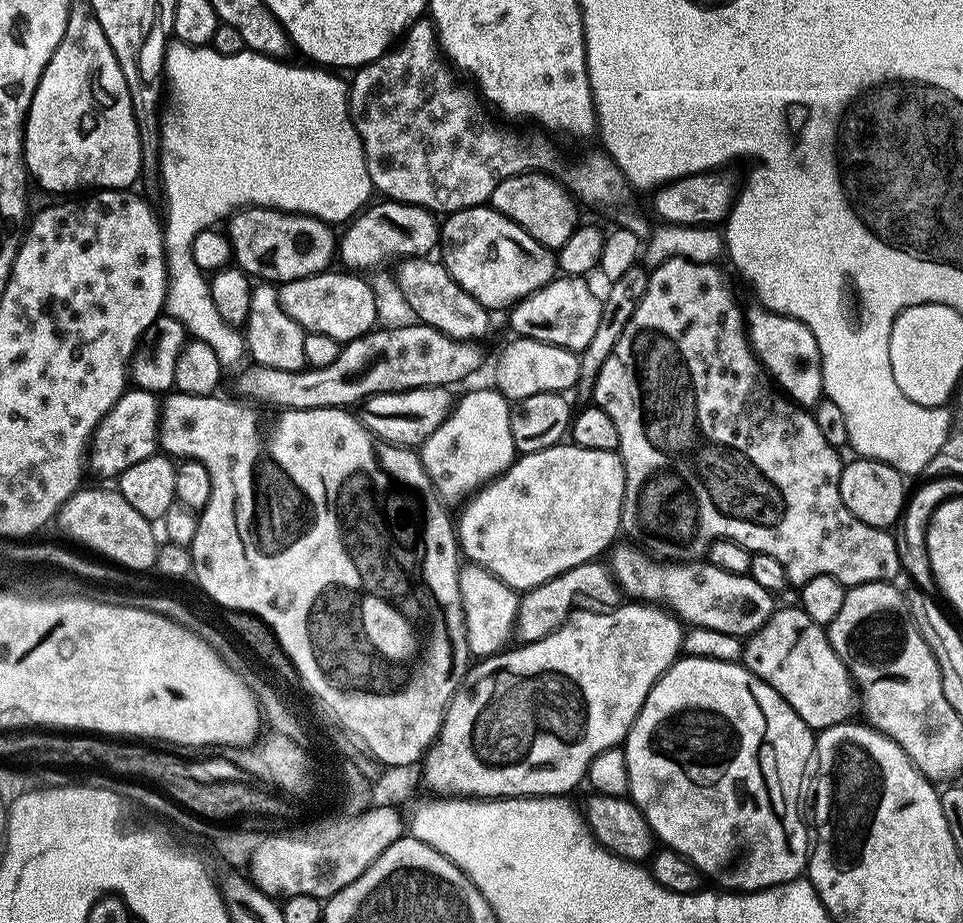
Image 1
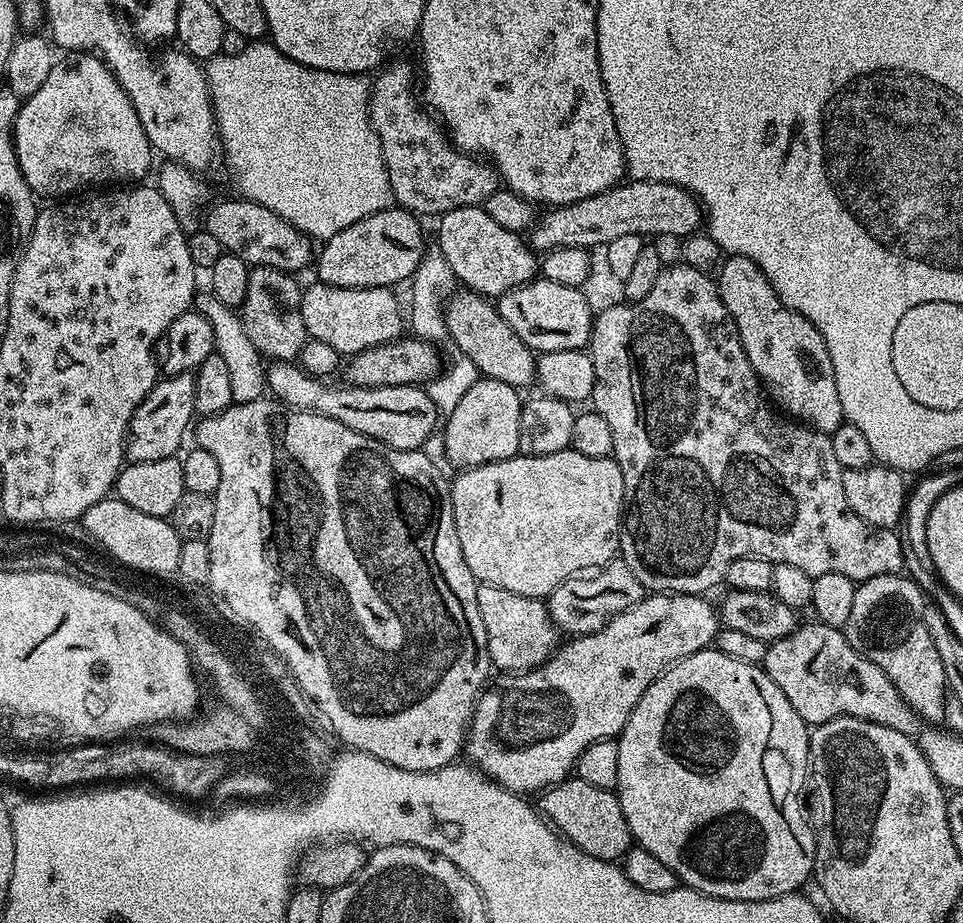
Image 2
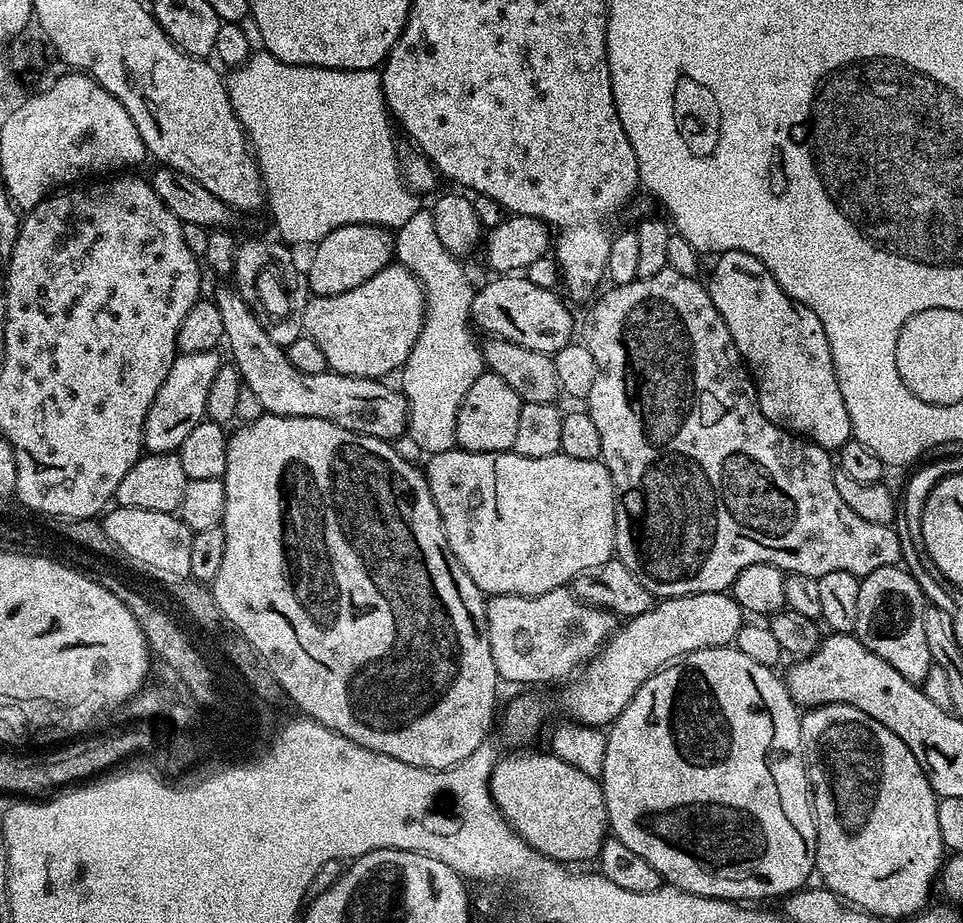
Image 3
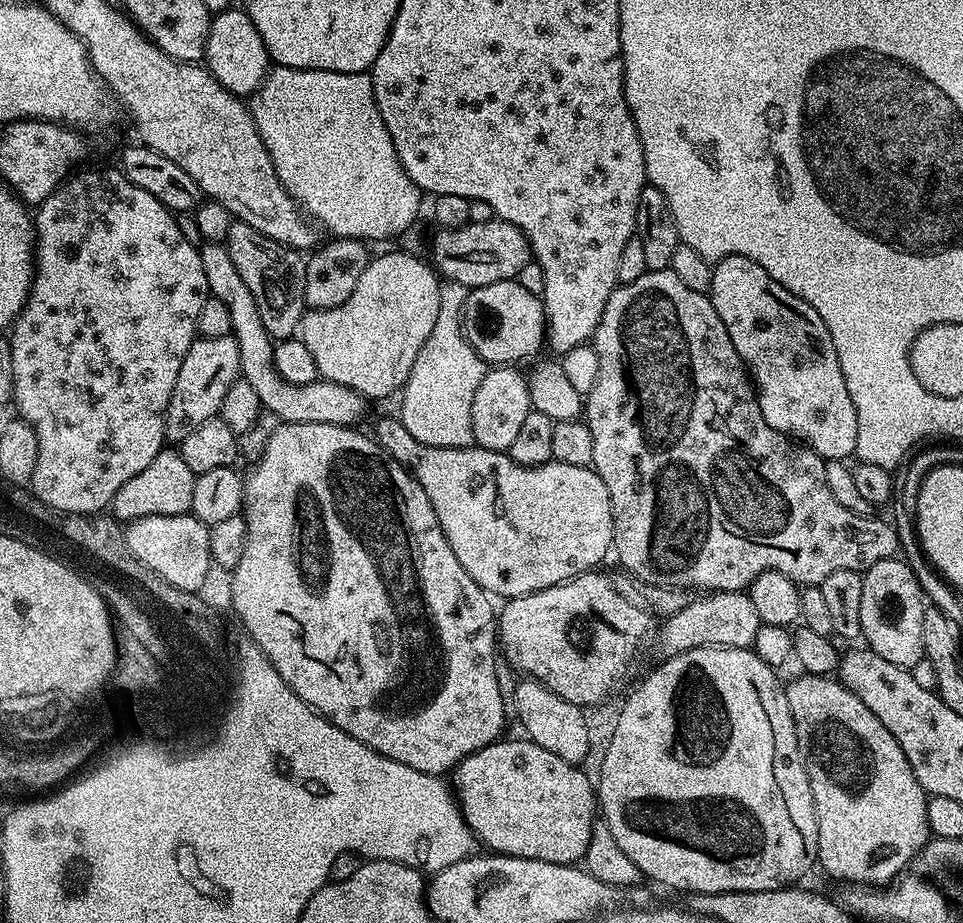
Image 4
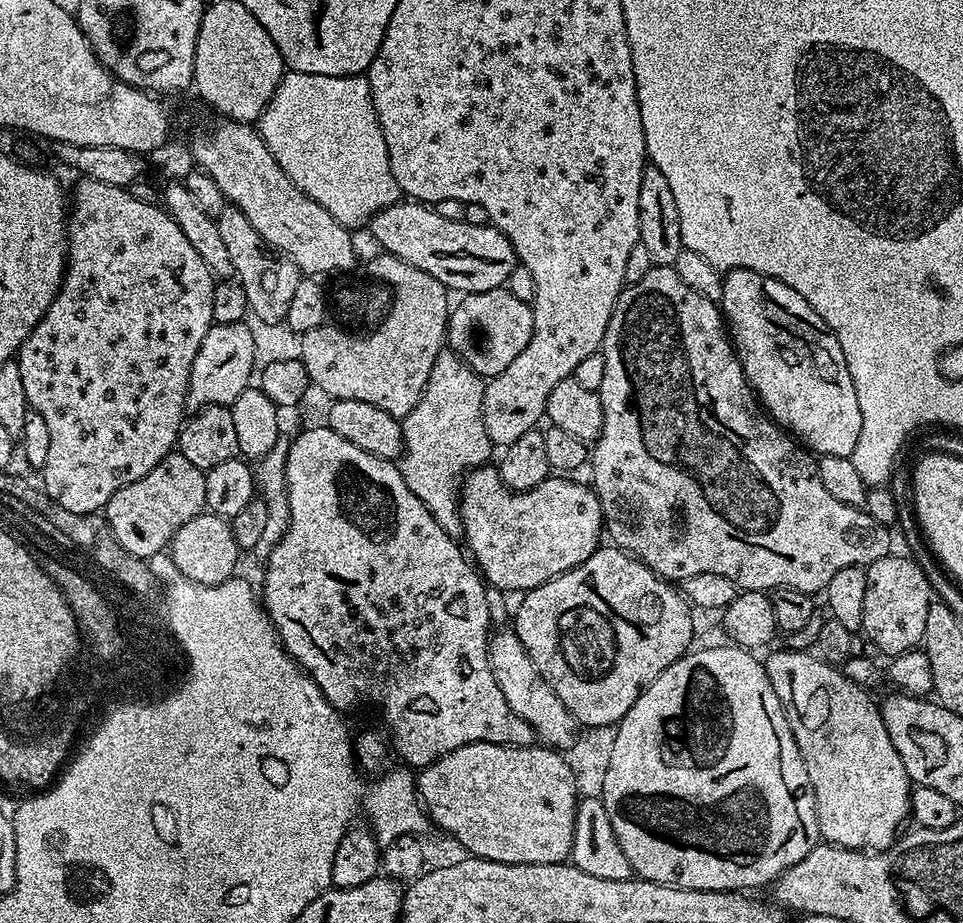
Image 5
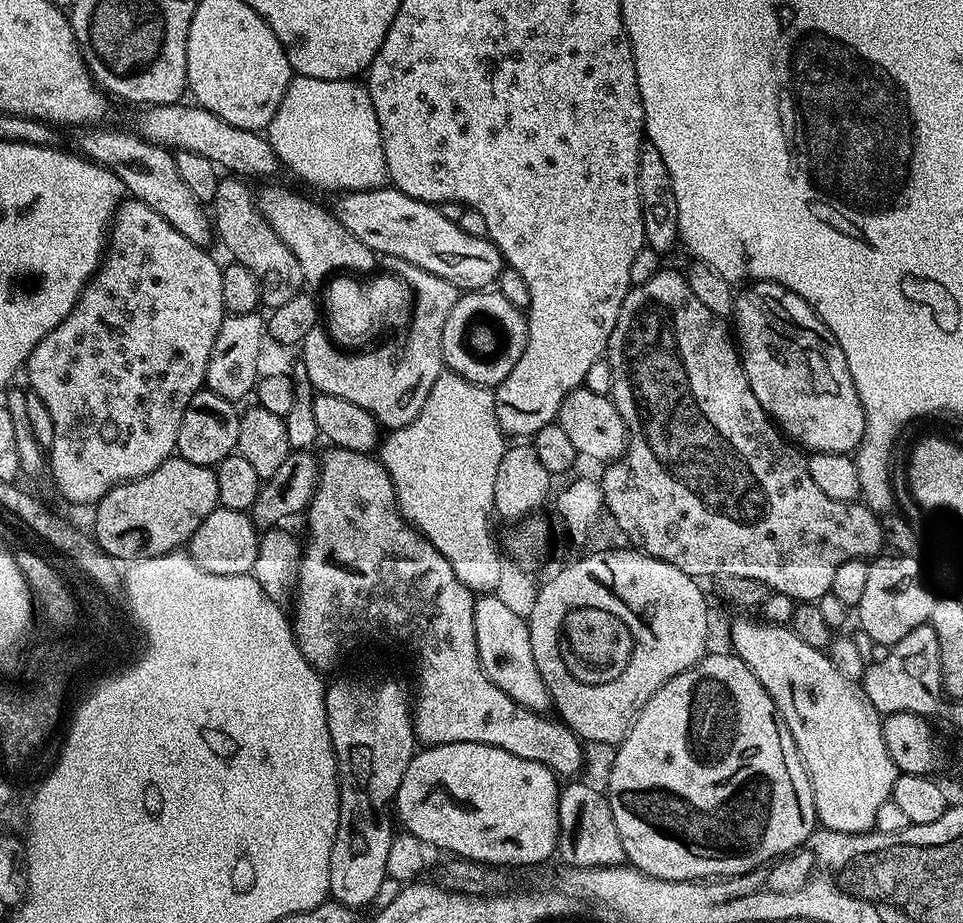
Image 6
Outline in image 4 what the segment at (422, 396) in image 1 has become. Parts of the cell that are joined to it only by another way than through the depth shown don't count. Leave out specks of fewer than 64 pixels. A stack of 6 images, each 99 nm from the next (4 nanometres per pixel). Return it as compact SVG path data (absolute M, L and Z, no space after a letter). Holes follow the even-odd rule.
M204 242L200 244L199 249L202 271L206 273L210 295L222 298L222 302L226 302L226 310L230 310L232 337L238 342L240 375L243 380L250 382L250 386L254 386L261 409L273 412L280 422L286 424L359 425L359 420L367 414L370 404L365 396L350 390L350 386L338 386L338 382L322 379L310 382L306 386L294 386L294 382L286 382L278 374L272 361L273 337L269 336L266 326L262 326L258 302L254 302L250 286L242 282L242 274L238 274L234 258L230 258L227 247L220 242Z

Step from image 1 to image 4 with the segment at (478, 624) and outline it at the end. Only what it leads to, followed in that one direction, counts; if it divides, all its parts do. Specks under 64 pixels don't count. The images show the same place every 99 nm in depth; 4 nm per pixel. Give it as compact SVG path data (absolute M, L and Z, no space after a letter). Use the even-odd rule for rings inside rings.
M593 570L546 590L513 596L498 612L498 644L502 656L525 677L545 684L554 694L581 706L600 704L620 688L628 676L644 639L654 623L653 617L635 599L627 600L604 570Z

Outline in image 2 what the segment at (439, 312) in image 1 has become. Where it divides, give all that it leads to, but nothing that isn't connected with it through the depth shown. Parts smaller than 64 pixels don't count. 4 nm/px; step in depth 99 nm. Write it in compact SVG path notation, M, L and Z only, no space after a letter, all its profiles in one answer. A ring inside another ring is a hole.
M471 290L455 291L444 304L444 317L449 341L455 349L465 353L470 362L480 371L481 377L506 382L514 389L524 390L536 378L536 356L532 349L506 326L499 307L491 299Z

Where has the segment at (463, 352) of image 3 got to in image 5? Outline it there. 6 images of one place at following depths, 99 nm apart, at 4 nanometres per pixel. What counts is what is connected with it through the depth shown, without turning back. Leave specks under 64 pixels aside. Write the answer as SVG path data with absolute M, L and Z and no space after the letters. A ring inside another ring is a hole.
M442 350L438 354L438 358L434 362L434 368L430 370L430 378L426 378L426 386L422 390L422 398L418 398L414 410L410 410L408 416L403 417L402 427L404 429L404 455L398 461L398 467L402 478L406 482L406 486L410 486L410 490L414 490L414 494L418 496L426 506L426 510L430 510L434 514L434 518L438 522L438 526L442 526L442 530L446 530L453 538L461 535L460 527L460 510L458 507L458 497L462 487L462 477L471 472L474 468L483 468L489 463L488 460L494 451L494 445L491 438L486 434L486 422L482 422L482 398L484 397L485 381L470 366L466 366L466 362L461 356L456 355L451 350Z

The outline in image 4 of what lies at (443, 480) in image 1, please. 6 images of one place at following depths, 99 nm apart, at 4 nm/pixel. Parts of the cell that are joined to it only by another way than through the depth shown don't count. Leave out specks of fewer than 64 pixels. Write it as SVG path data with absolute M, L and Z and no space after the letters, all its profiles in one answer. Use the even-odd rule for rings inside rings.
M492 366L485 371L482 383L474 394L474 407L470 410L472 439L486 450L507 452L510 442L518 435L526 414L533 411L530 390L525 373L516 366Z

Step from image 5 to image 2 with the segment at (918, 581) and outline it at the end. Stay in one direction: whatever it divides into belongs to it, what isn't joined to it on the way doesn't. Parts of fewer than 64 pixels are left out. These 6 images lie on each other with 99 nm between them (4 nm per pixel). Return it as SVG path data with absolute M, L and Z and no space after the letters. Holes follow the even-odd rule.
M882 574L878 578L861 580L856 585L854 603L850 609L850 618L846 618L843 626L844 637L850 642L862 658L874 662L886 678L894 684L898 694L909 704L920 717L921 721L936 726L944 716L944 696L946 700L946 685L944 671L942 670L942 658L938 658L938 646L934 646L934 638L930 638L930 630L926 630L924 621L924 609L926 597L916 583L904 574Z

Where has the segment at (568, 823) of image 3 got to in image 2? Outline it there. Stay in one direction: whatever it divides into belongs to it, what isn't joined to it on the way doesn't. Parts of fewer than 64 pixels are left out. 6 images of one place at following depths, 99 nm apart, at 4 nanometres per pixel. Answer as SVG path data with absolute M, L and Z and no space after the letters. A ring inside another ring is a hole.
M569 778L539 793L539 811L561 836L578 846L586 854L599 860L619 861L633 847L632 832L622 814L620 799L615 791L590 786L579 778Z

